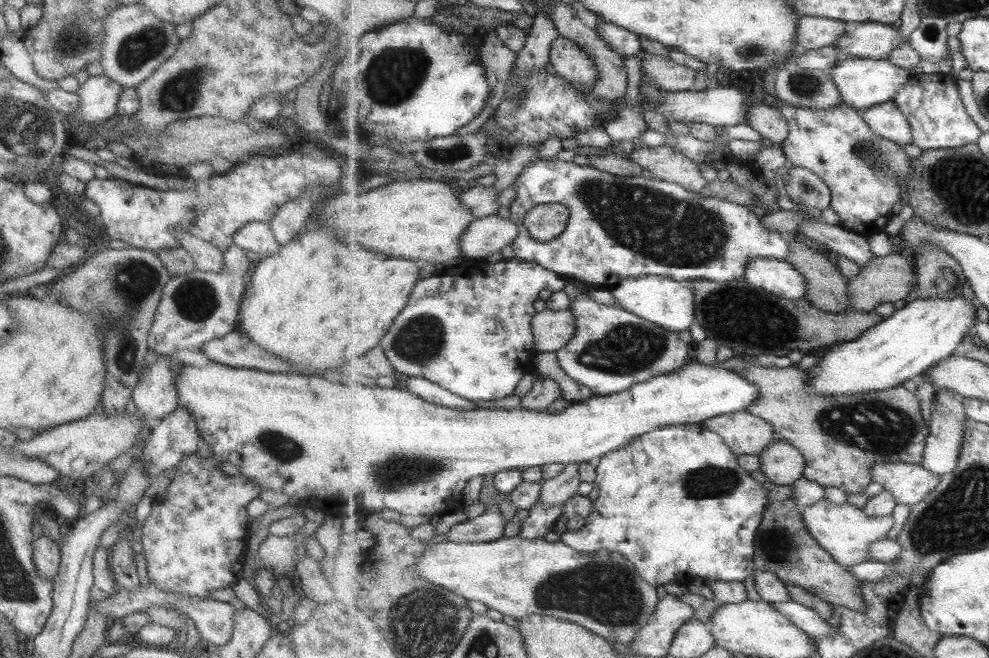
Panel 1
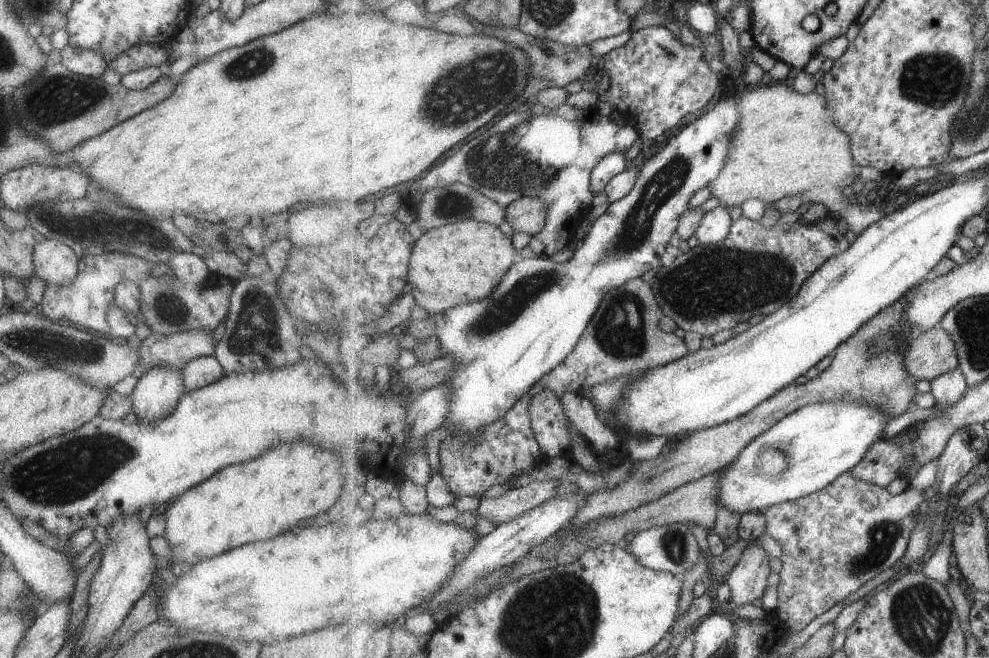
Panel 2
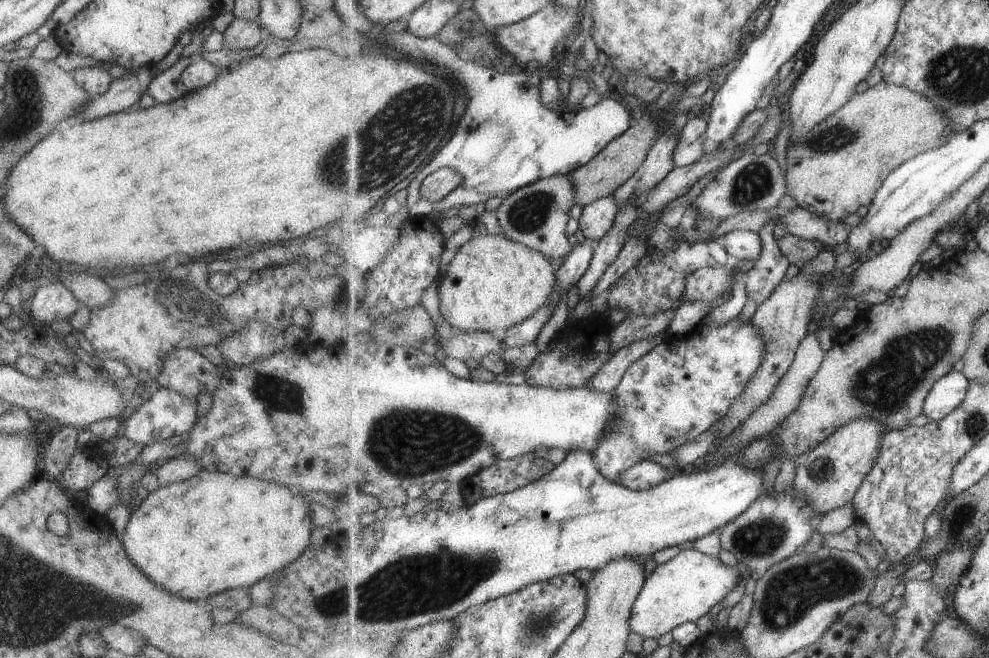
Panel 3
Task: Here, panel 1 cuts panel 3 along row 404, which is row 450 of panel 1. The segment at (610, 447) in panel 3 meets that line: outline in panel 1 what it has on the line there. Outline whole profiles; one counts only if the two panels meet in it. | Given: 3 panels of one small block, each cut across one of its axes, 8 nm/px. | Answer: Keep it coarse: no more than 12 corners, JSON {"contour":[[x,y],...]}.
{"contour":[[702,425],[597,463],[558,539],[649,584],[757,571],[768,503]]}

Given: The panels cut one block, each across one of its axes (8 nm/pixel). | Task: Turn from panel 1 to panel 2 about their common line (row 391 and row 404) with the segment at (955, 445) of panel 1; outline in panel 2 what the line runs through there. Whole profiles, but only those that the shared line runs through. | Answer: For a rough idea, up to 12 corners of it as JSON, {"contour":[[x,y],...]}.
{"contour":[[960,368],[931,381],[936,404],[953,406],[969,389]]}

